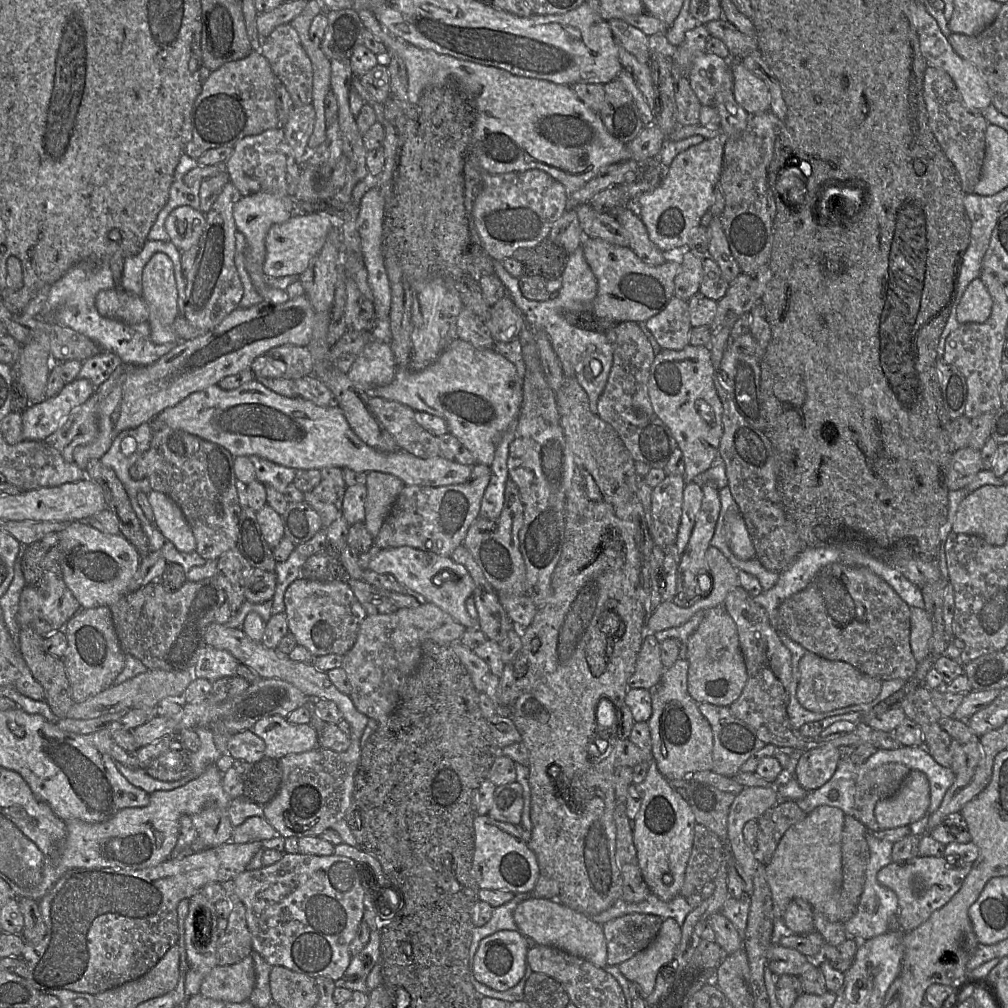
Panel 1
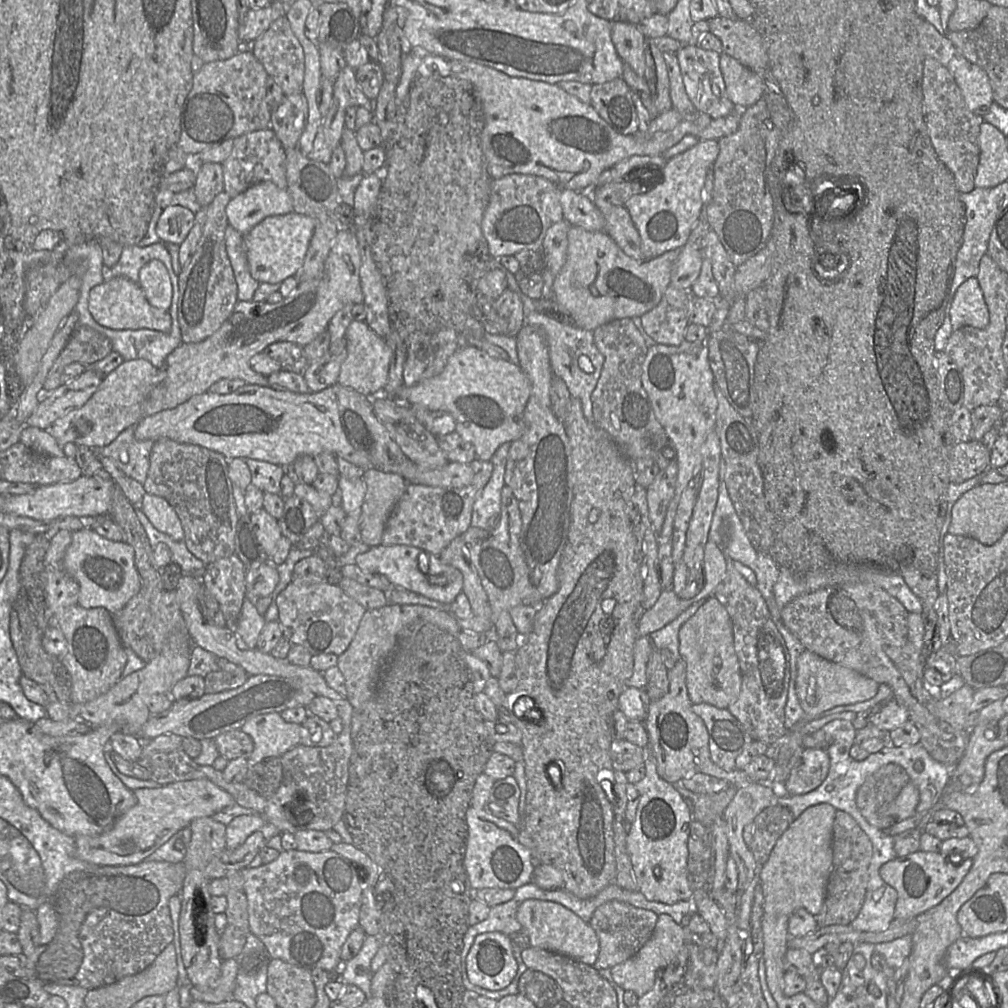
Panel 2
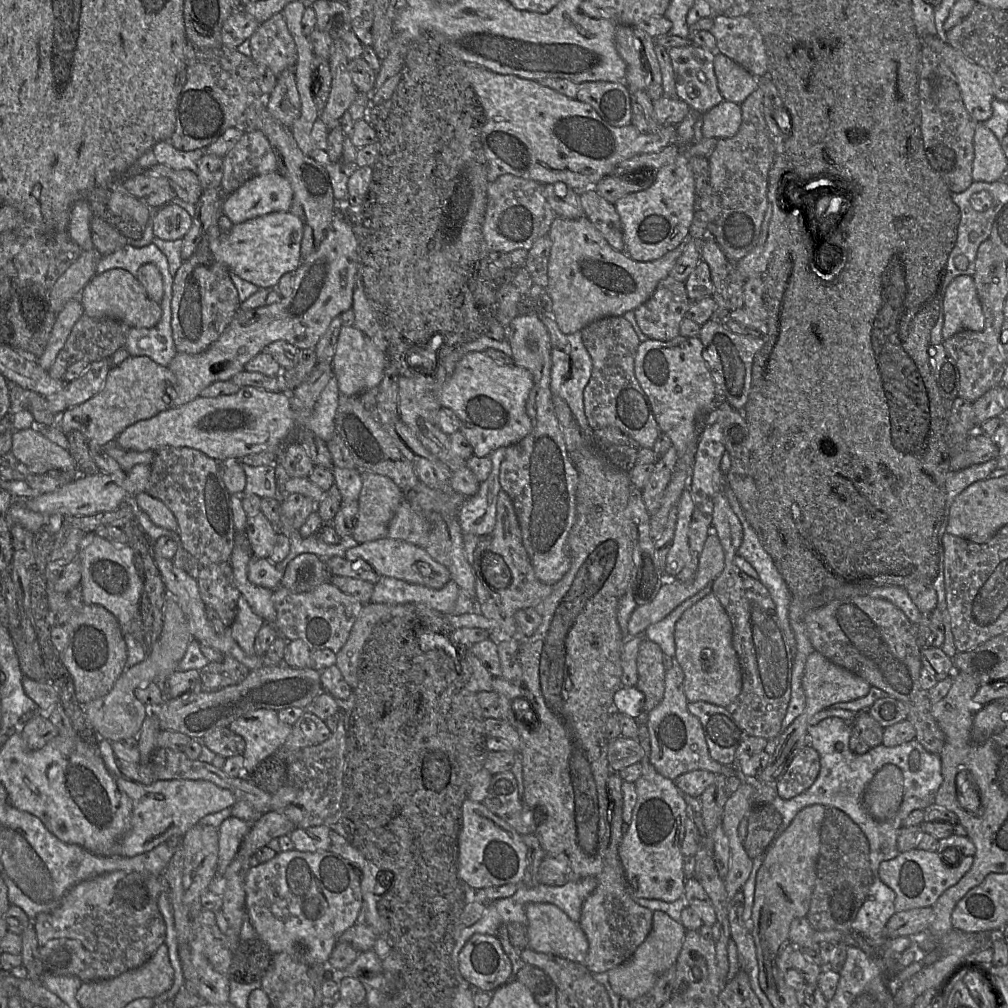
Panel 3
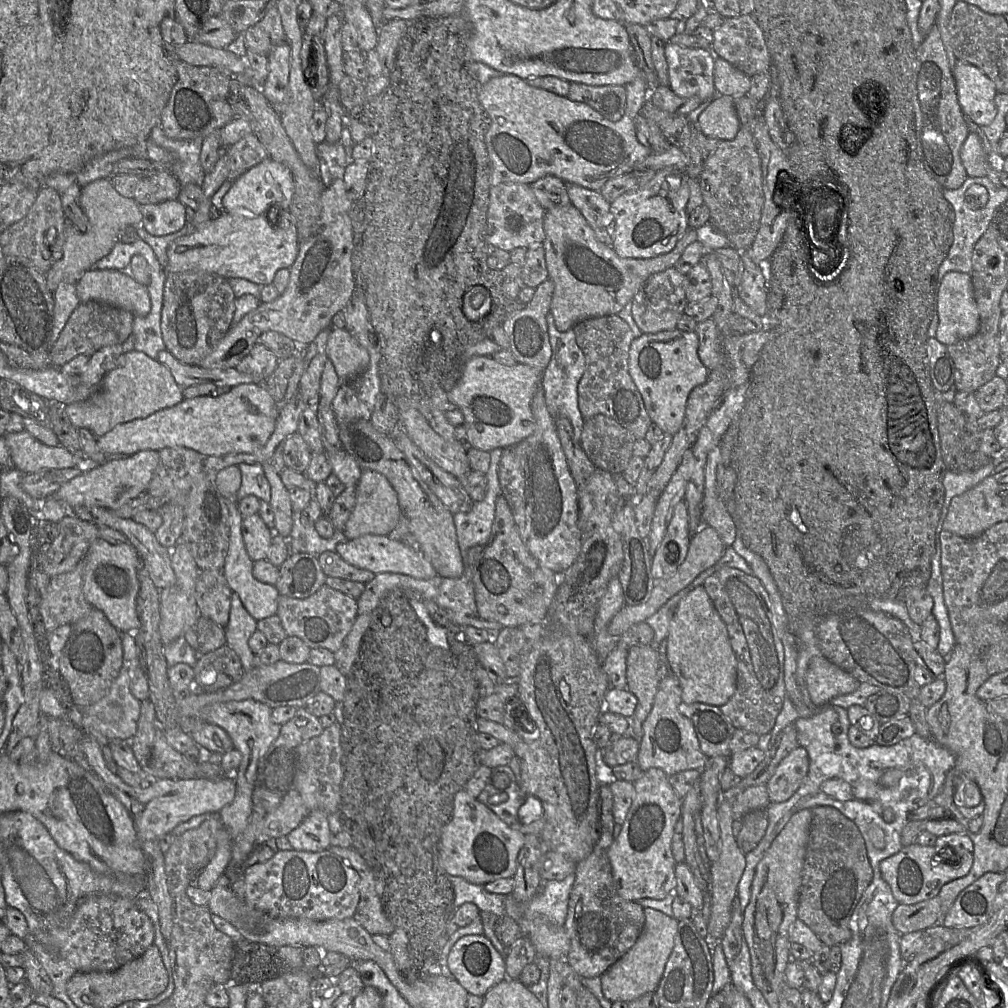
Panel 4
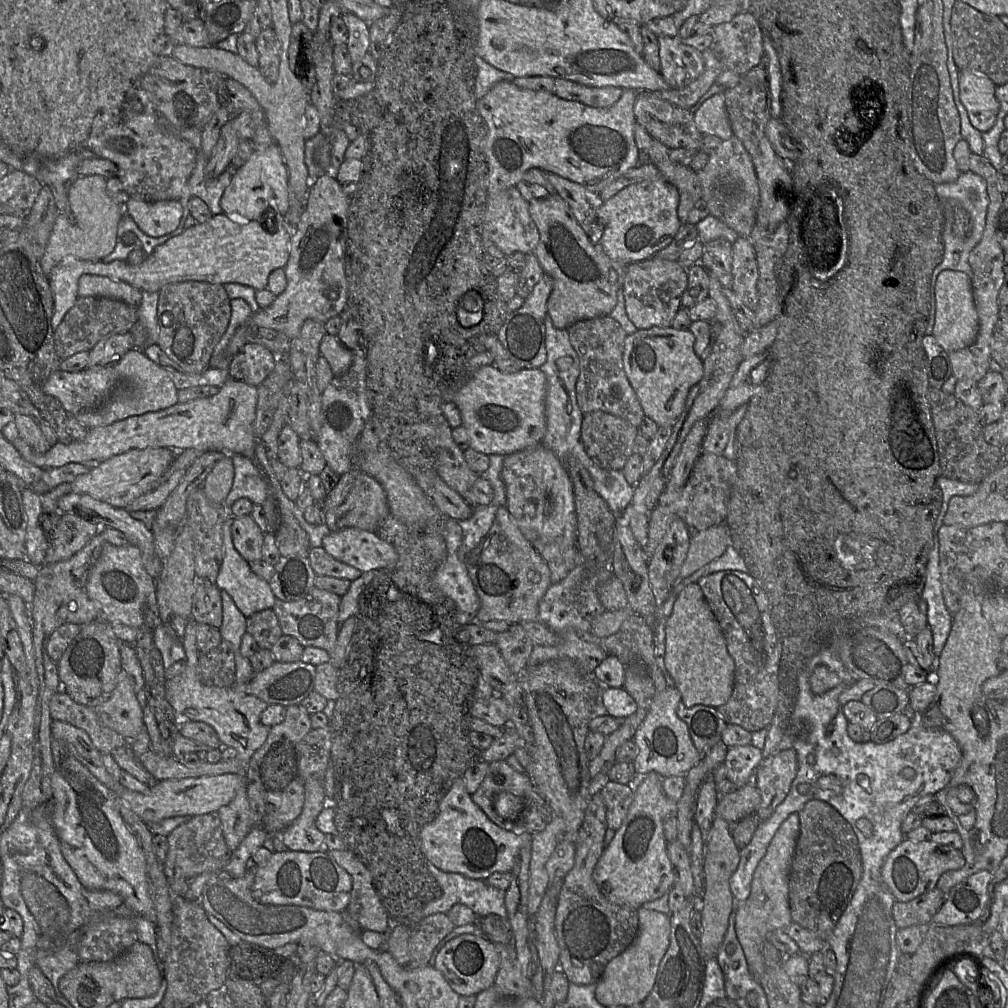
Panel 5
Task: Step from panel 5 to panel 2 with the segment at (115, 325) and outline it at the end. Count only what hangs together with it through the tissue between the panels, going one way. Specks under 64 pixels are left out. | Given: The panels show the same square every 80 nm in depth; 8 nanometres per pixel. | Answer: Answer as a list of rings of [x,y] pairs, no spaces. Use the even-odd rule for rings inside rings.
[[[77,325],[47,373],[44,392],[49,393],[62,384],[63,370],[67,365],[76,362],[91,365],[112,351],[112,343],[105,335],[89,326]]]

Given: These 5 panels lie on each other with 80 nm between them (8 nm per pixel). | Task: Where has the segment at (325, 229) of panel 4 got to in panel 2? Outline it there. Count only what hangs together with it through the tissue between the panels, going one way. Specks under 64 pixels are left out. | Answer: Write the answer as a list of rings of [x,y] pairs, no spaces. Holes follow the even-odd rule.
[[[340,228],[331,251],[325,261],[324,273],[320,279],[300,281],[295,290],[280,302],[238,301],[233,313],[211,336],[198,343],[181,343],[167,358],[162,368],[162,380],[156,384],[142,404],[143,417],[175,408],[194,395],[202,394],[221,379],[243,379],[248,384],[269,386],[268,377],[255,372],[250,359],[275,342],[288,341],[302,347],[310,344],[327,330],[335,314],[348,303],[363,304],[364,295],[360,284],[362,255],[354,228]]]

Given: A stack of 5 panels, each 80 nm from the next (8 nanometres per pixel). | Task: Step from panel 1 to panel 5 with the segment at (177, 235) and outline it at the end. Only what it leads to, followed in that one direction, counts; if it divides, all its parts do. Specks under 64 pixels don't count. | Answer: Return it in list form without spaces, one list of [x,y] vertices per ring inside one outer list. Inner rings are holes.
[[[129,198],[123,207],[124,212],[151,237],[160,237],[177,229],[183,215],[179,200],[147,202]]]

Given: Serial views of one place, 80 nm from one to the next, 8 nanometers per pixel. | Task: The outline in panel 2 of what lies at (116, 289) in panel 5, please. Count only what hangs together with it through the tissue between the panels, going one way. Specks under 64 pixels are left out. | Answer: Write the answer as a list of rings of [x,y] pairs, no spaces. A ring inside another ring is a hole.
[[[107,275],[102,283],[94,286],[89,293],[88,309],[97,323],[112,329],[148,328],[168,333],[172,326],[168,310],[152,306],[139,283],[123,276]]]

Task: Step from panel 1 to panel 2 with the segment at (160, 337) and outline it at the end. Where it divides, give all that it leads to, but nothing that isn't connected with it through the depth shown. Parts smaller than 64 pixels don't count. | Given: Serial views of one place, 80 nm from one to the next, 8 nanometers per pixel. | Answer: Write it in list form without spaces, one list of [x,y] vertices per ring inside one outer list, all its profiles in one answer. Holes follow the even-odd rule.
[[[153,259],[142,266],[139,285],[148,302],[161,310],[168,310],[172,303],[173,287],[165,265]]]

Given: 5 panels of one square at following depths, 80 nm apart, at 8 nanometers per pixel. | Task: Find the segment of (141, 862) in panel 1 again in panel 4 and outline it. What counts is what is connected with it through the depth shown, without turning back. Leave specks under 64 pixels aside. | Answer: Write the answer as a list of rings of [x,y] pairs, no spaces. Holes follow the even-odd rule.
[[[83,732],[80,746],[91,770],[130,812],[140,842],[157,841],[192,817],[204,813],[218,813],[234,800],[236,783],[233,775],[223,775],[218,778],[153,779],[148,788],[134,788],[109,769],[101,746],[94,737]]]

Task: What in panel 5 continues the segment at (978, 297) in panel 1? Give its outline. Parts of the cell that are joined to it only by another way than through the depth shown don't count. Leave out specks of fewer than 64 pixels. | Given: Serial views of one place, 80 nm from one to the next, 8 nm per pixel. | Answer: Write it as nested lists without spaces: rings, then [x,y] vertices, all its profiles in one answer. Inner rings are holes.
[[[943,270],[935,282],[936,314],[933,336],[947,352],[963,349],[975,340],[979,319],[972,292],[972,280],[962,271]]]

